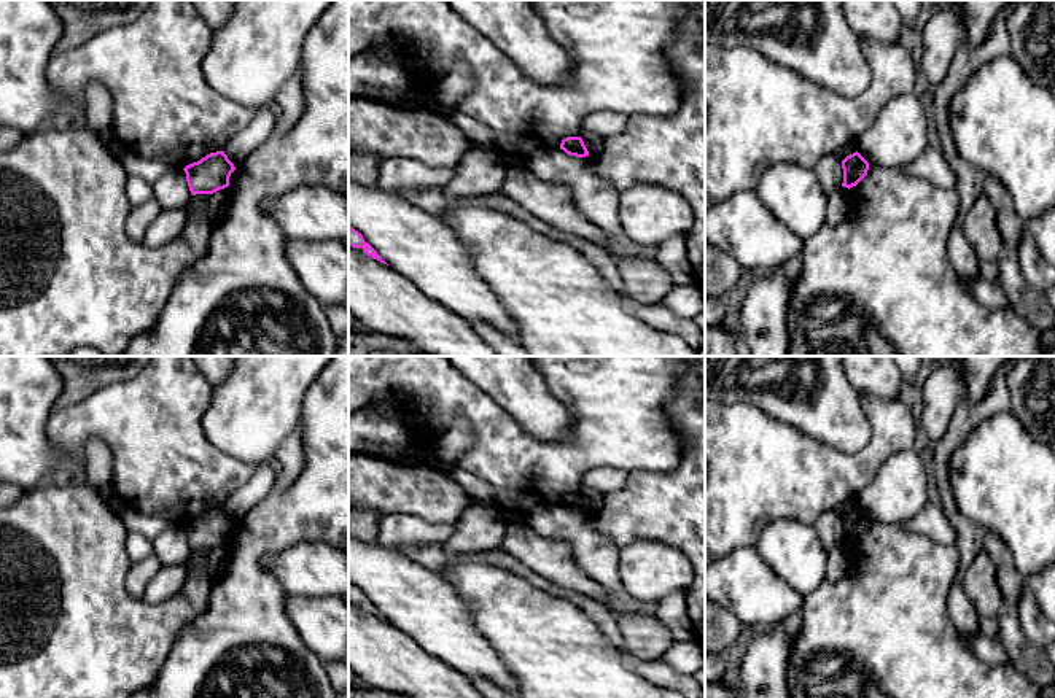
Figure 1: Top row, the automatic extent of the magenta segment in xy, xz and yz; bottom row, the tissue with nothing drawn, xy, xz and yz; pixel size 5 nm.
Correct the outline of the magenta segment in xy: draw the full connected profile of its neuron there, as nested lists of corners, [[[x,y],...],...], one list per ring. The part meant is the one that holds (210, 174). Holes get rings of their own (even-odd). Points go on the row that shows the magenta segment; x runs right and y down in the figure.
[[[224,151],[210,153],[197,162],[186,165],[186,181],[193,196],[213,194],[229,186],[229,176],[236,170]]]

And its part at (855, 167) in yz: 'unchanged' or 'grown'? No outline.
unchanged

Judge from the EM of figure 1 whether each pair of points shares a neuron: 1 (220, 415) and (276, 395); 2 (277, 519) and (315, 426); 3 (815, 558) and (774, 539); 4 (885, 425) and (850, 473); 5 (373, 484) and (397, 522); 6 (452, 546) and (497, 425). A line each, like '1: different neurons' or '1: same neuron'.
1: same neuron
2: same neuron
3: same neuron
4: same neuron
5: different neurons
6: different neurons

